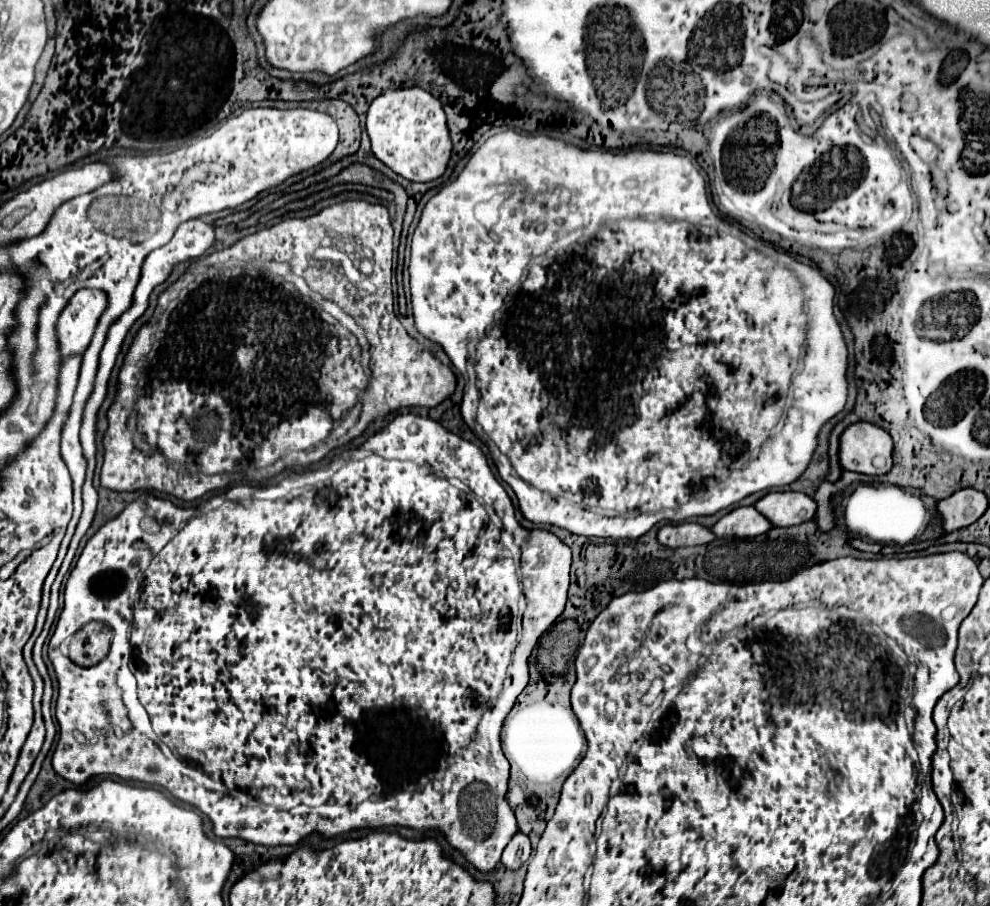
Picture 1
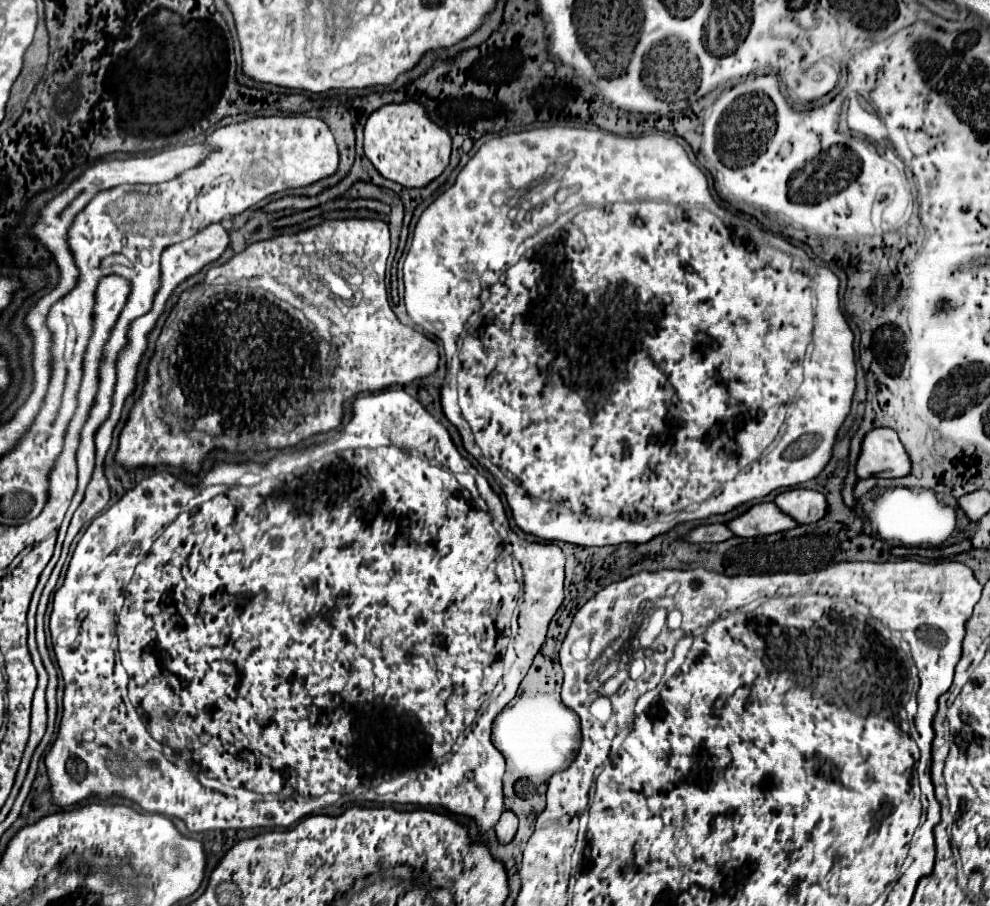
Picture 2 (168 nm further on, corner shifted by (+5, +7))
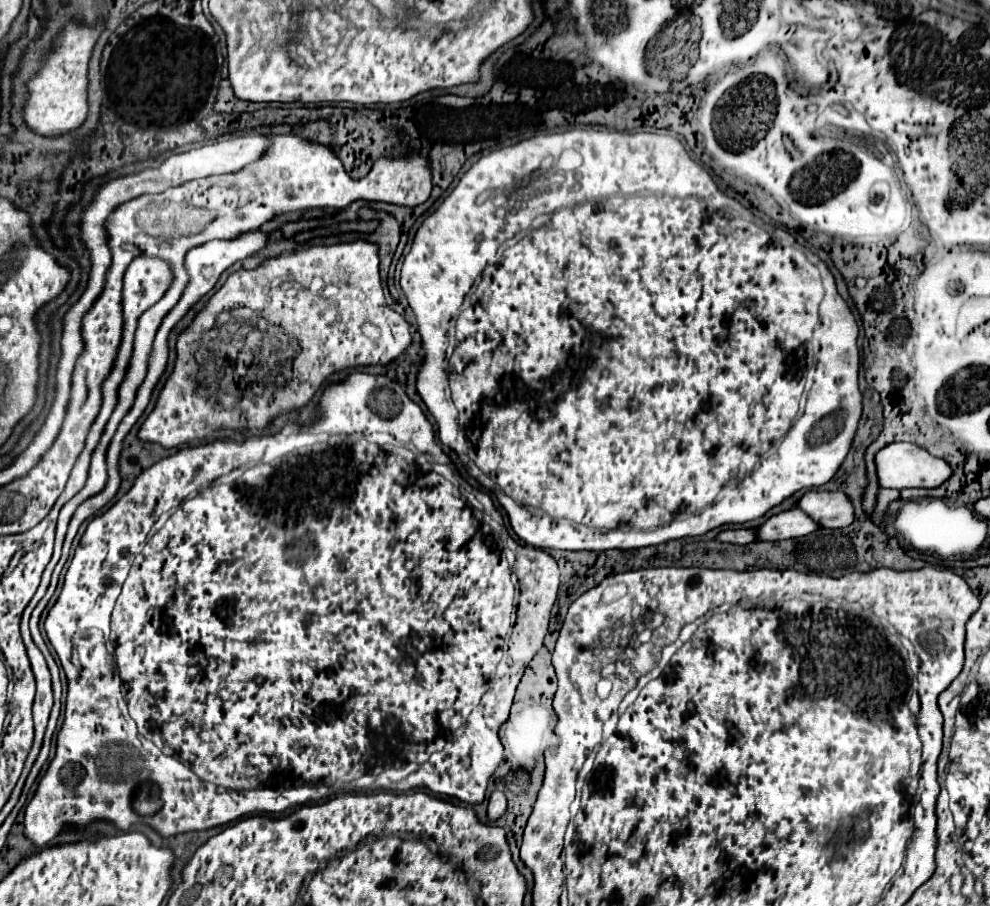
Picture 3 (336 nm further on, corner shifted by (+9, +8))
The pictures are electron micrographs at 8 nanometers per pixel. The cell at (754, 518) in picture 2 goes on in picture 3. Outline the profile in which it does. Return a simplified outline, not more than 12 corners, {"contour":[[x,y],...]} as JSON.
{"contour":[[800,509],[756,527],[758,541],[796,539],[818,525]]}

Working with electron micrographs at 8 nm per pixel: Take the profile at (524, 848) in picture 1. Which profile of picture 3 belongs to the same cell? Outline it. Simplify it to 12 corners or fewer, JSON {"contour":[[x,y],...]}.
{"contour":[[494,791],[488,801],[488,819],[498,821],[508,809],[502,791]]}

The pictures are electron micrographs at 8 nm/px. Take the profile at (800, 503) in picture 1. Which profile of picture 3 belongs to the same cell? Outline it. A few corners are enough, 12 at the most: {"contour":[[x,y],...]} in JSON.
{"contour":[[808,491],[796,507],[820,527],[848,527],[852,503],[840,491]]}

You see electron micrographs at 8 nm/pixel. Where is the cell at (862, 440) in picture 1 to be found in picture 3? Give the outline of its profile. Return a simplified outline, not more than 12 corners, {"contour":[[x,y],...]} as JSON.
{"contour":[[914,443],[876,457],[880,487],[938,487],[950,465]]}

